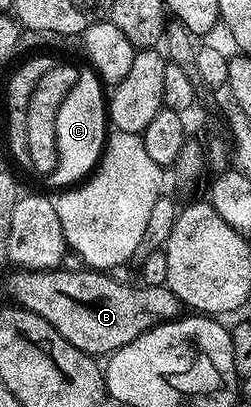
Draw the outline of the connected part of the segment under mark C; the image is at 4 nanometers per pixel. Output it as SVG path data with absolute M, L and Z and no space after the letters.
M89 67L79 68L76 84L72 91L68 91L64 103L60 103L60 115L56 115L58 162L48 175L51 190L61 191L67 187L77 186L98 166L108 136L108 97L102 92L104 86L98 74Z

